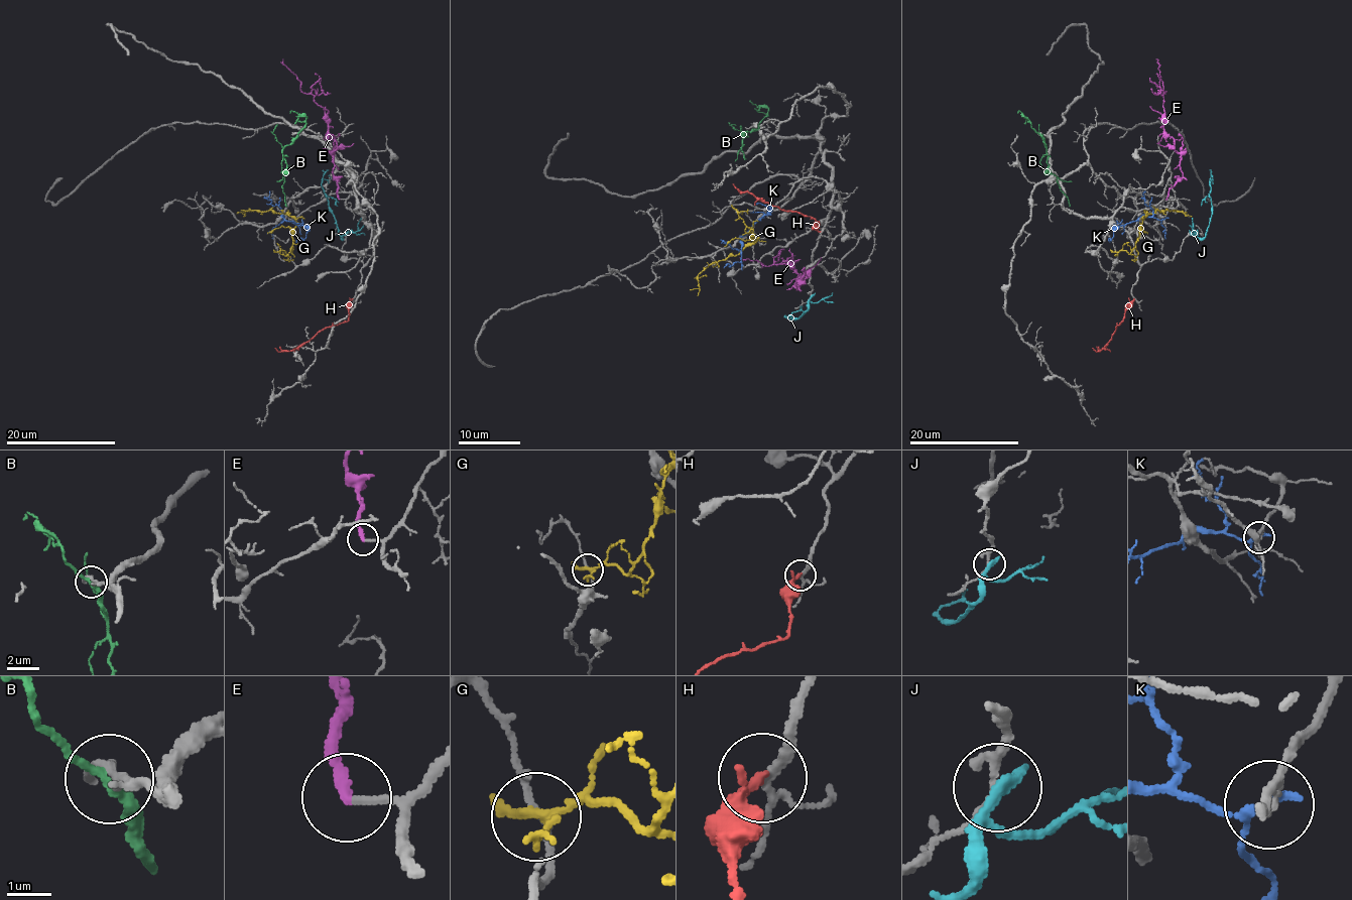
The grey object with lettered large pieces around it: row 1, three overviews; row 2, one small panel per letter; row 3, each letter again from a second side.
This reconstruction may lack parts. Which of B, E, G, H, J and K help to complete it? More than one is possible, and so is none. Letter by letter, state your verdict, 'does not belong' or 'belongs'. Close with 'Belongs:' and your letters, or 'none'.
B: does not belong
E: does not belong
G: does not belong
H: belongs
J: does not belong
K: does not belong
Belongs: H

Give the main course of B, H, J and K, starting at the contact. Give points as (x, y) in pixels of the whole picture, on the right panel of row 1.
B: (1040, 134), (1048, 168), (1056, 176), (1070, 207)
H: (1134, 299), (1101, 350), (1092, 348)
J: (1192, 234), (1203, 238), (1212, 214), (1209, 169)
K: (1163, 219), (1140, 216), (1120, 225), (1109, 242)

